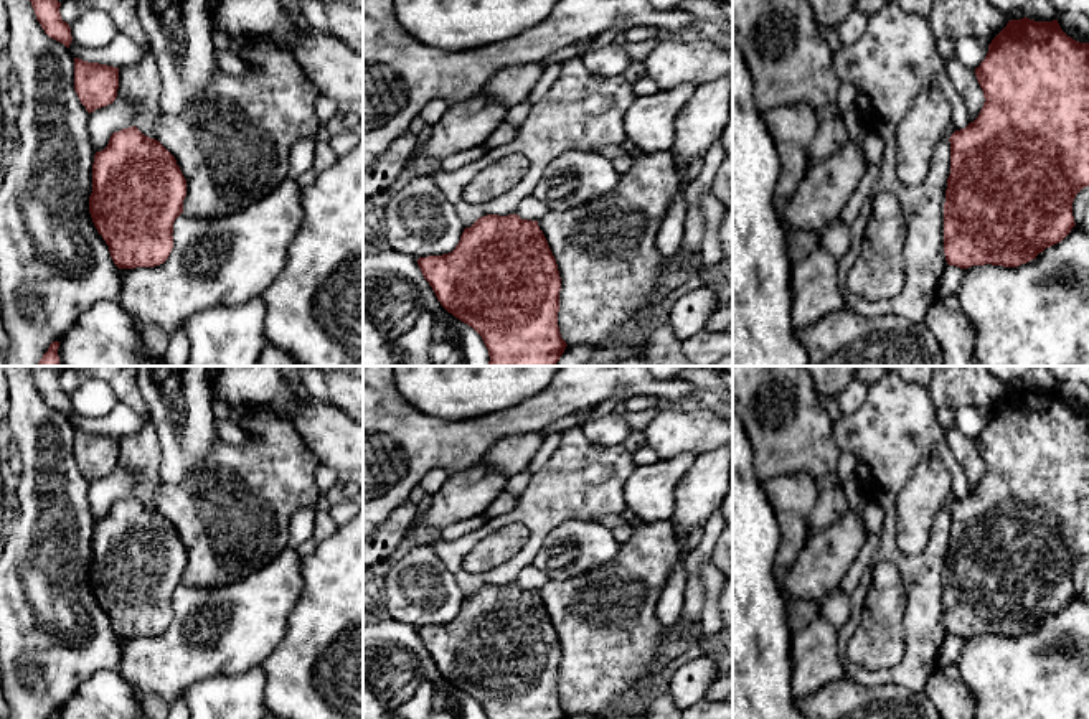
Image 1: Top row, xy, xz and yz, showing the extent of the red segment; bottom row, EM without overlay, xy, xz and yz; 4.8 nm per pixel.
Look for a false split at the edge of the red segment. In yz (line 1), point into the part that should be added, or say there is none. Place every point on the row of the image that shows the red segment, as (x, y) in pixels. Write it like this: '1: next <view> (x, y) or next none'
1: next yz (928, 121)

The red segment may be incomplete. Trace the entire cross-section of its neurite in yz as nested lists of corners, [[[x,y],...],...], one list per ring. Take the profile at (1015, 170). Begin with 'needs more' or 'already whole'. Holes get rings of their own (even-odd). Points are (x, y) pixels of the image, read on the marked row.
needs more; [[[1030,18],[1010,20],[1006,26],[992,40],[985,59],[975,68],[977,81],[983,91],[983,107],[978,117],[965,129],[955,130],[950,122],[950,107],[944,94],[937,89],[924,89],[914,99],[896,132],[896,167],[898,176],[904,185],[914,186],[926,180],[931,167],[934,147],[940,140],[950,142],[950,175],[947,178],[945,203],[944,203],[944,254],[949,266],[969,269],[972,266],[1003,266],[1018,267],[1026,264],[1046,247],[1061,242],[1076,226],[1072,216],[1072,201],[1076,195],[1089,186],[1089,43],[1079,43],[1068,36],[1058,20],[1035,21]]]

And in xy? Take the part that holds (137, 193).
already whole; [[[135,125],[114,132],[92,163],[89,213],[119,269],[155,267],[173,249],[173,223],[183,213],[186,180],[175,157]]]

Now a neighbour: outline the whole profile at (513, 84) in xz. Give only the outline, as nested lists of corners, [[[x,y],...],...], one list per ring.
[[[533,63],[523,66],[510,66],[493,76],[482,89],[482,92],[507,106],[516,106],[528,99],[531,89],[540,79],[544,63]]]

